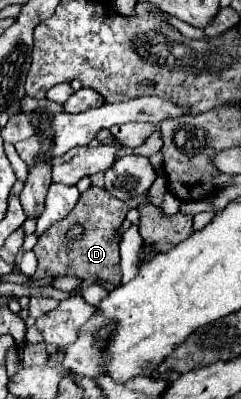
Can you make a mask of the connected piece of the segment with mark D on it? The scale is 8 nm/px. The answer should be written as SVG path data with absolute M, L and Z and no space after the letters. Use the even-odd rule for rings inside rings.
M90 187L86 193L80 195L80 201L76 207L58 223L54 223L36 243L34 253L38 257L38 269L32 275L32 281L46 277L46 275L74 275L80 279L104 279L114 285L120 283L122 271L120 271L120 237L118 229L126 217L126 211L132 207L138 207L140 203L146 203L146 195L138 195L128 201L114 199L108 191ZM74 223L80 223L84 227L84 235L78 237L76 241L70 241L66 233L72 229Z

